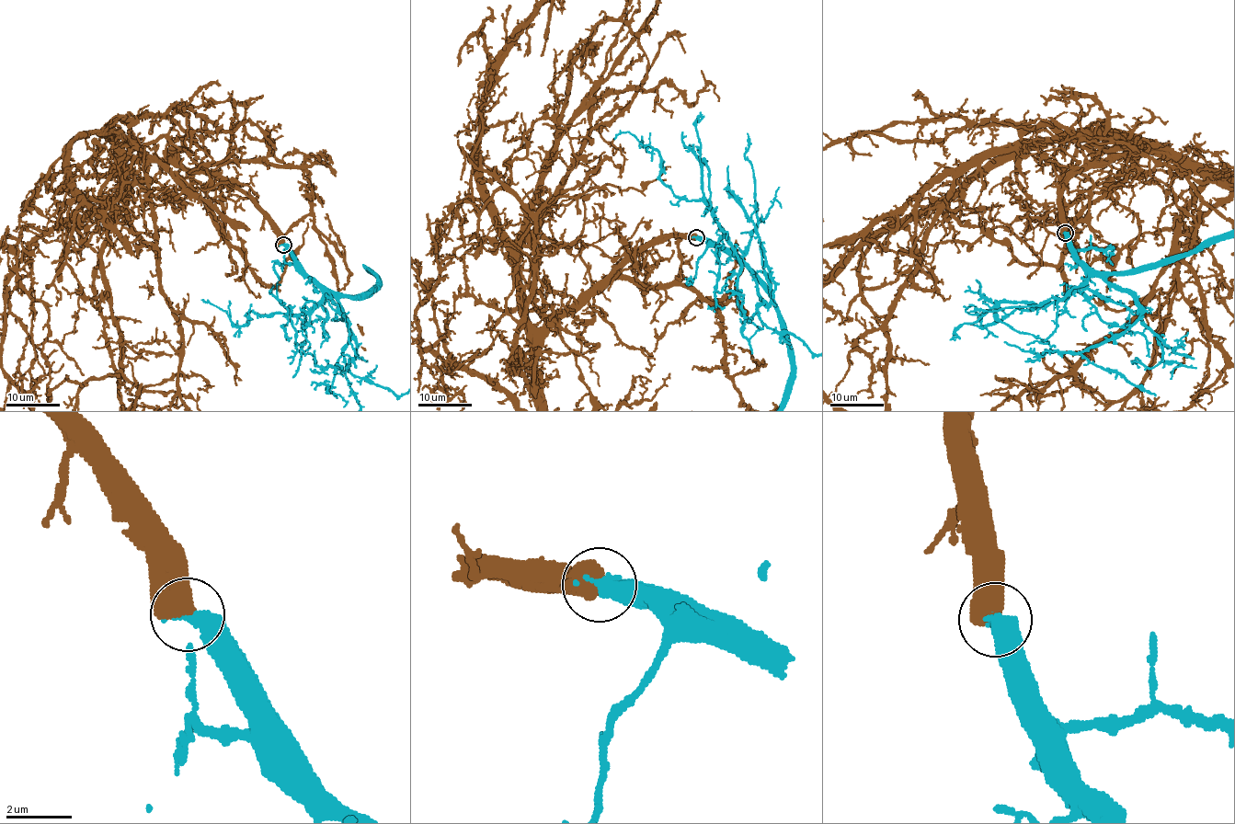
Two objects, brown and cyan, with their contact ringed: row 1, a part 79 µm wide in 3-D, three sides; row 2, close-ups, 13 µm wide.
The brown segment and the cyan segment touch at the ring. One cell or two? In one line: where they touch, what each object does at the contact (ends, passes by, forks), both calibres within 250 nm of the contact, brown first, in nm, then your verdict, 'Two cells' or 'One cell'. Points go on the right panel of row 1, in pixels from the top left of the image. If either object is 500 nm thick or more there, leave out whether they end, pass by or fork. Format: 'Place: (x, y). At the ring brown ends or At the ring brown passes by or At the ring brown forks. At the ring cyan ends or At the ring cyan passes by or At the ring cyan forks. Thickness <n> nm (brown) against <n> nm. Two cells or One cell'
Place: (1065, 233). Thickness 750 nm (brown) against 480 nm. One cell

